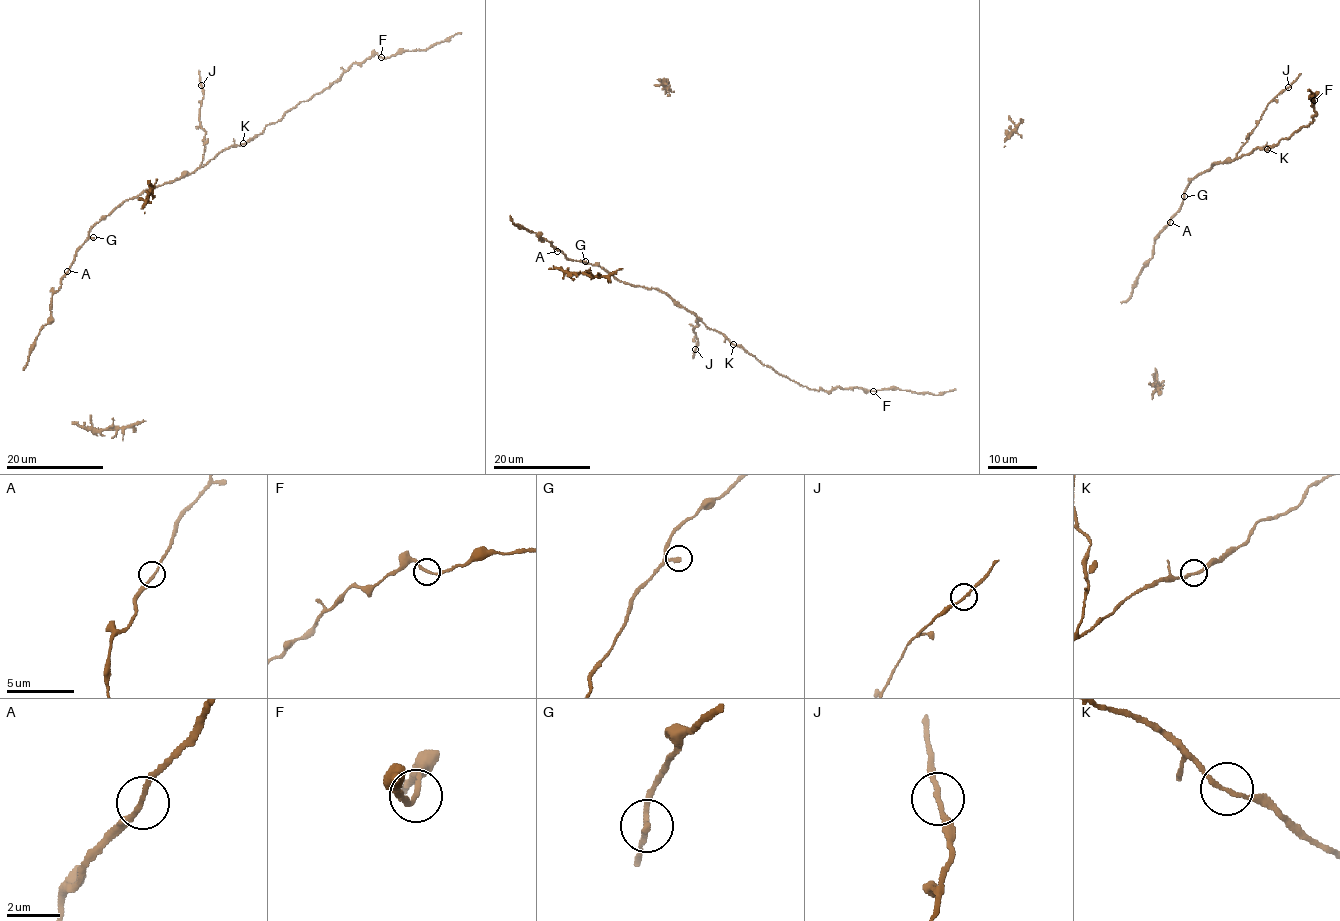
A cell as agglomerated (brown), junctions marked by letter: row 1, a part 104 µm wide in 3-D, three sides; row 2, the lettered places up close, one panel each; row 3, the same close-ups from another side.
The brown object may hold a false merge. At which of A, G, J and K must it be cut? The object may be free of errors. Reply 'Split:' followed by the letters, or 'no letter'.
Split: K

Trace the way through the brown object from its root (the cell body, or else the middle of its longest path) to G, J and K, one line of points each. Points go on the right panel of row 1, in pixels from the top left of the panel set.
G: (1212, 164), (1210, 169), (1191, 180), (1184, 196)
J: (1212, 164), (1229, 162), (1236, 157), (1266, 106), (1288, 87)
K: (1212, 164), (1231, 162), (1257, 148), (1267, 149)

